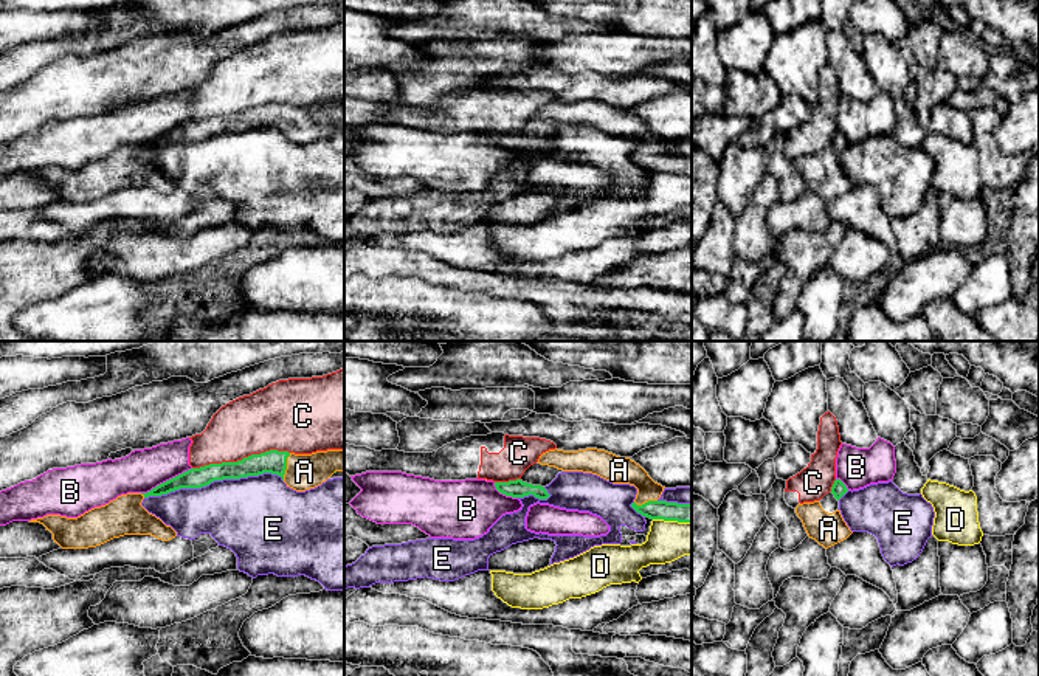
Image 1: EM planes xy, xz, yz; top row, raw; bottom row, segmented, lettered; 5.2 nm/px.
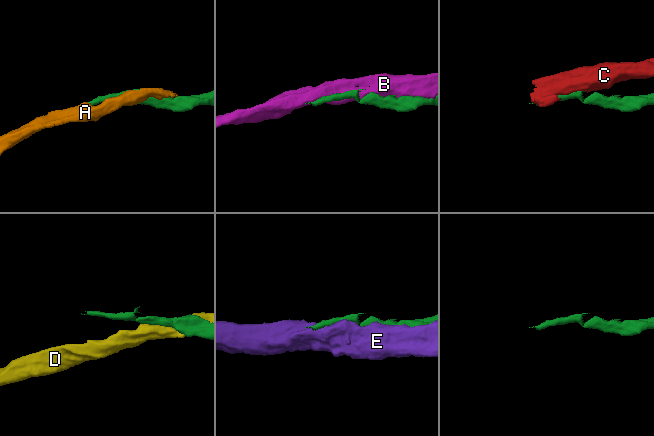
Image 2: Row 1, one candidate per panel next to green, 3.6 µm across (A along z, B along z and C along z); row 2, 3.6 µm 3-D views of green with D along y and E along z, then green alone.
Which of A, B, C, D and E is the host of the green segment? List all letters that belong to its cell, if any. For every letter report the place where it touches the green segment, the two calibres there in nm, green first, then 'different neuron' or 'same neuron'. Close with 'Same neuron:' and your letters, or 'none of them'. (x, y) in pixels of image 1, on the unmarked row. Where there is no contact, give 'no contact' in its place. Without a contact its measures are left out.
A: xy (286, 120) | 120/190 nm | same neuron
B: xy (166, 134) | 110/220 nm | different neuron
C: xy (242, 112) | 120/320 nm | different neuron
D: xz (672, 172) | 100/200 nm | different neuron
E: xy (213, 134) | 110/400 nm | different neuron
Same neuron: A

